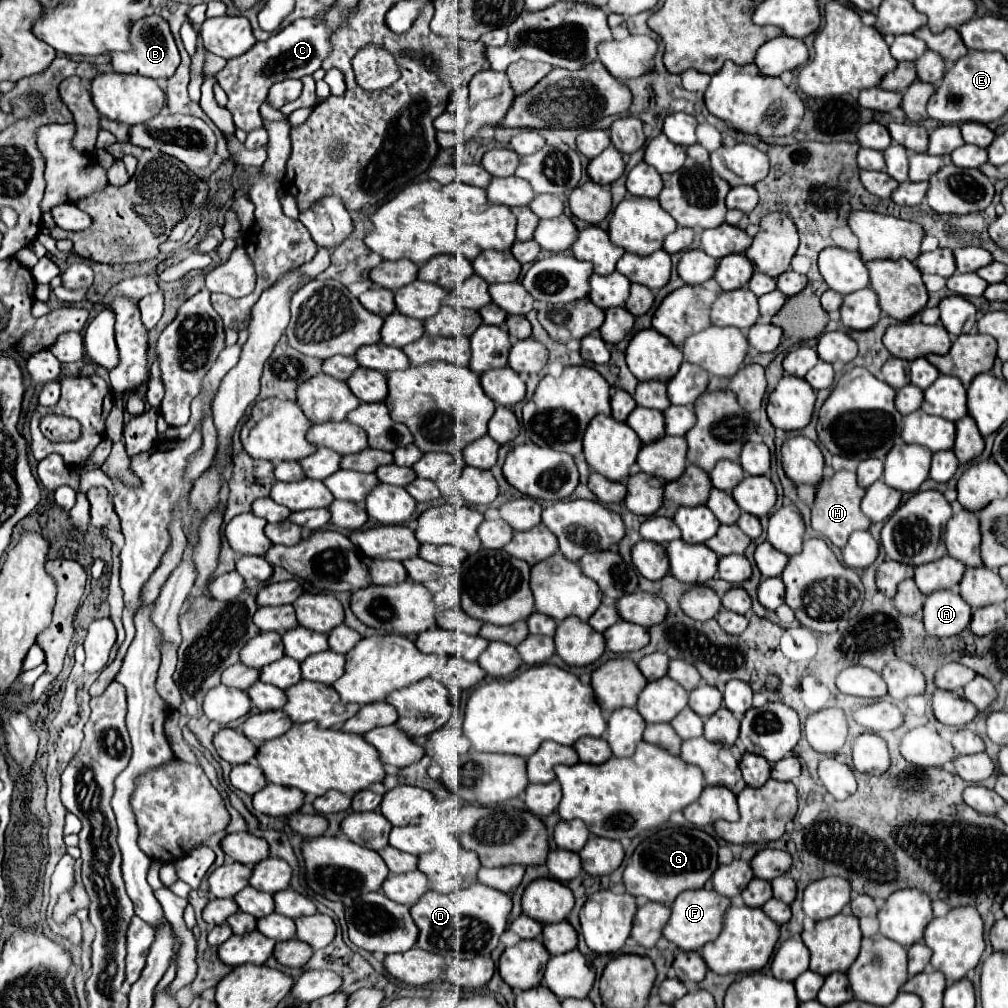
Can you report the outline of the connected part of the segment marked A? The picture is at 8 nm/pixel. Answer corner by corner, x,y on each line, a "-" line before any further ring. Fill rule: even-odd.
934,591
924,603
924,627
928,635
958,635
972,617
970,605
954,591

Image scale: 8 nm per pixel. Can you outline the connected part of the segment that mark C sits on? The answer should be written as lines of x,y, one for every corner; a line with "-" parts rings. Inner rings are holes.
330,9
320,19
296,19
286,29
272,35
268,41
256,43
248,53
228,59
226,67
216,73
218,85
226,91
228,103
226,109
232,113
234,123
242,131
252,131
256,127
262,127
262,117
258,113
260,105
264,103
268,89
284,79
302,79
306,75
312,75
316,69
320,69
324,57
330,53
330,35
354,13
356,9
342,13
338,9

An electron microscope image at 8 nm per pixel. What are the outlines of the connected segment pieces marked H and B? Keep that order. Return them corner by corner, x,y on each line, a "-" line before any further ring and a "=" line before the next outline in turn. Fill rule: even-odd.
836,471
830,479
822,479
816,487
816,503
812,505
812,529
828,537
836,547
844,547
852,531
868,529
872,525
860,509
864,493
866,491
856,483
856,473
852,471
=
148,15
148,19
140,19
132,25
130,41
134,45
128,53
112,53
112,67
116,73
136,73
152,79
170,79
180,65
180,53
174,43
170,25
160,15

